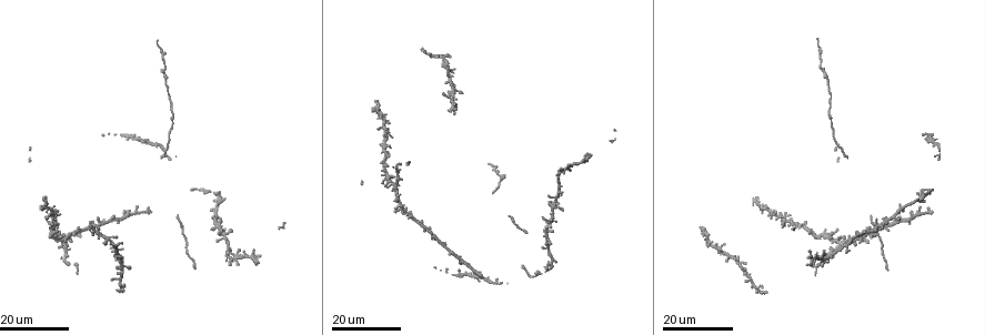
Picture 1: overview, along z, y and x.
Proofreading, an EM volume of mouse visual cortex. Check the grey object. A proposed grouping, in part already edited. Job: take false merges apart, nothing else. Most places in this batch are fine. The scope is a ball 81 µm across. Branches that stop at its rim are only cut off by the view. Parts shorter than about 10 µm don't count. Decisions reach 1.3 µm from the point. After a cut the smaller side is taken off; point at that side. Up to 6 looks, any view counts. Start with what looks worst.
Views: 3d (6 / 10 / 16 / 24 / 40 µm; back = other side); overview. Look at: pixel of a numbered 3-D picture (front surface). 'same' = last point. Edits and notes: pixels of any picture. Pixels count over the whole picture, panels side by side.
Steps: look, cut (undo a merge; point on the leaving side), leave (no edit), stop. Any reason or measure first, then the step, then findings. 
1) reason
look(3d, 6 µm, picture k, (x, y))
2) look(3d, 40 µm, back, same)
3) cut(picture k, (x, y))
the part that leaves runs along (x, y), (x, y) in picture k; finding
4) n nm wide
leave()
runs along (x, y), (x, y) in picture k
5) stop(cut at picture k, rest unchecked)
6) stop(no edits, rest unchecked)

thin neck
look(3d, 16 µm, picture 1, (823, 70))

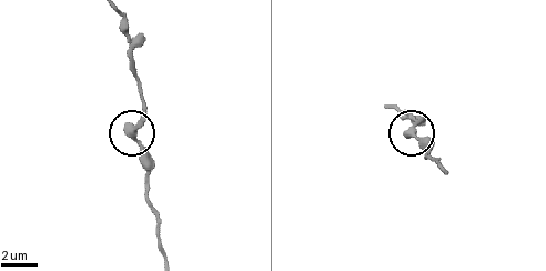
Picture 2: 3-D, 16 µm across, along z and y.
look(3d, 6 µm, picture 2, (137, 140))

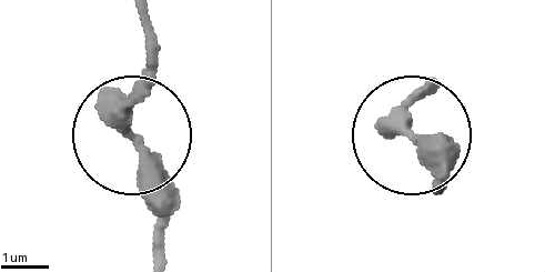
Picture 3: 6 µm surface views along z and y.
3 arms
leave()
all the same neuron

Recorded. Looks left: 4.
look(3d, 16 µm, picture 1, (871, 218))

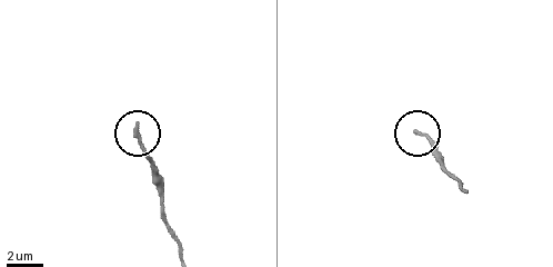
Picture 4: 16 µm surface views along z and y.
look(3d, 6 µm, picture 4, (134, 126))

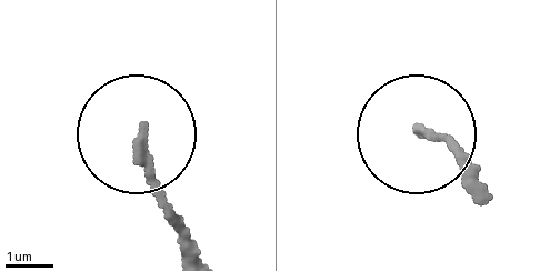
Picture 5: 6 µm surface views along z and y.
look(3d, 6 µm, back, picture 5, (141, 137))

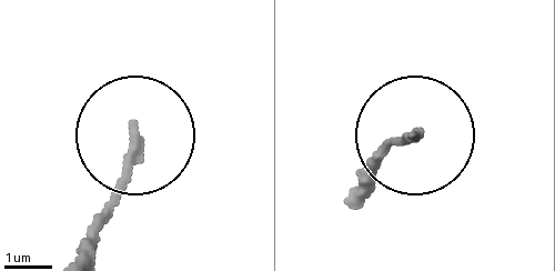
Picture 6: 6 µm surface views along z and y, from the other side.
190 nm wide
leave()
continuous, no second neuron

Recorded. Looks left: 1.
stop(no edits, rest unchecked)

